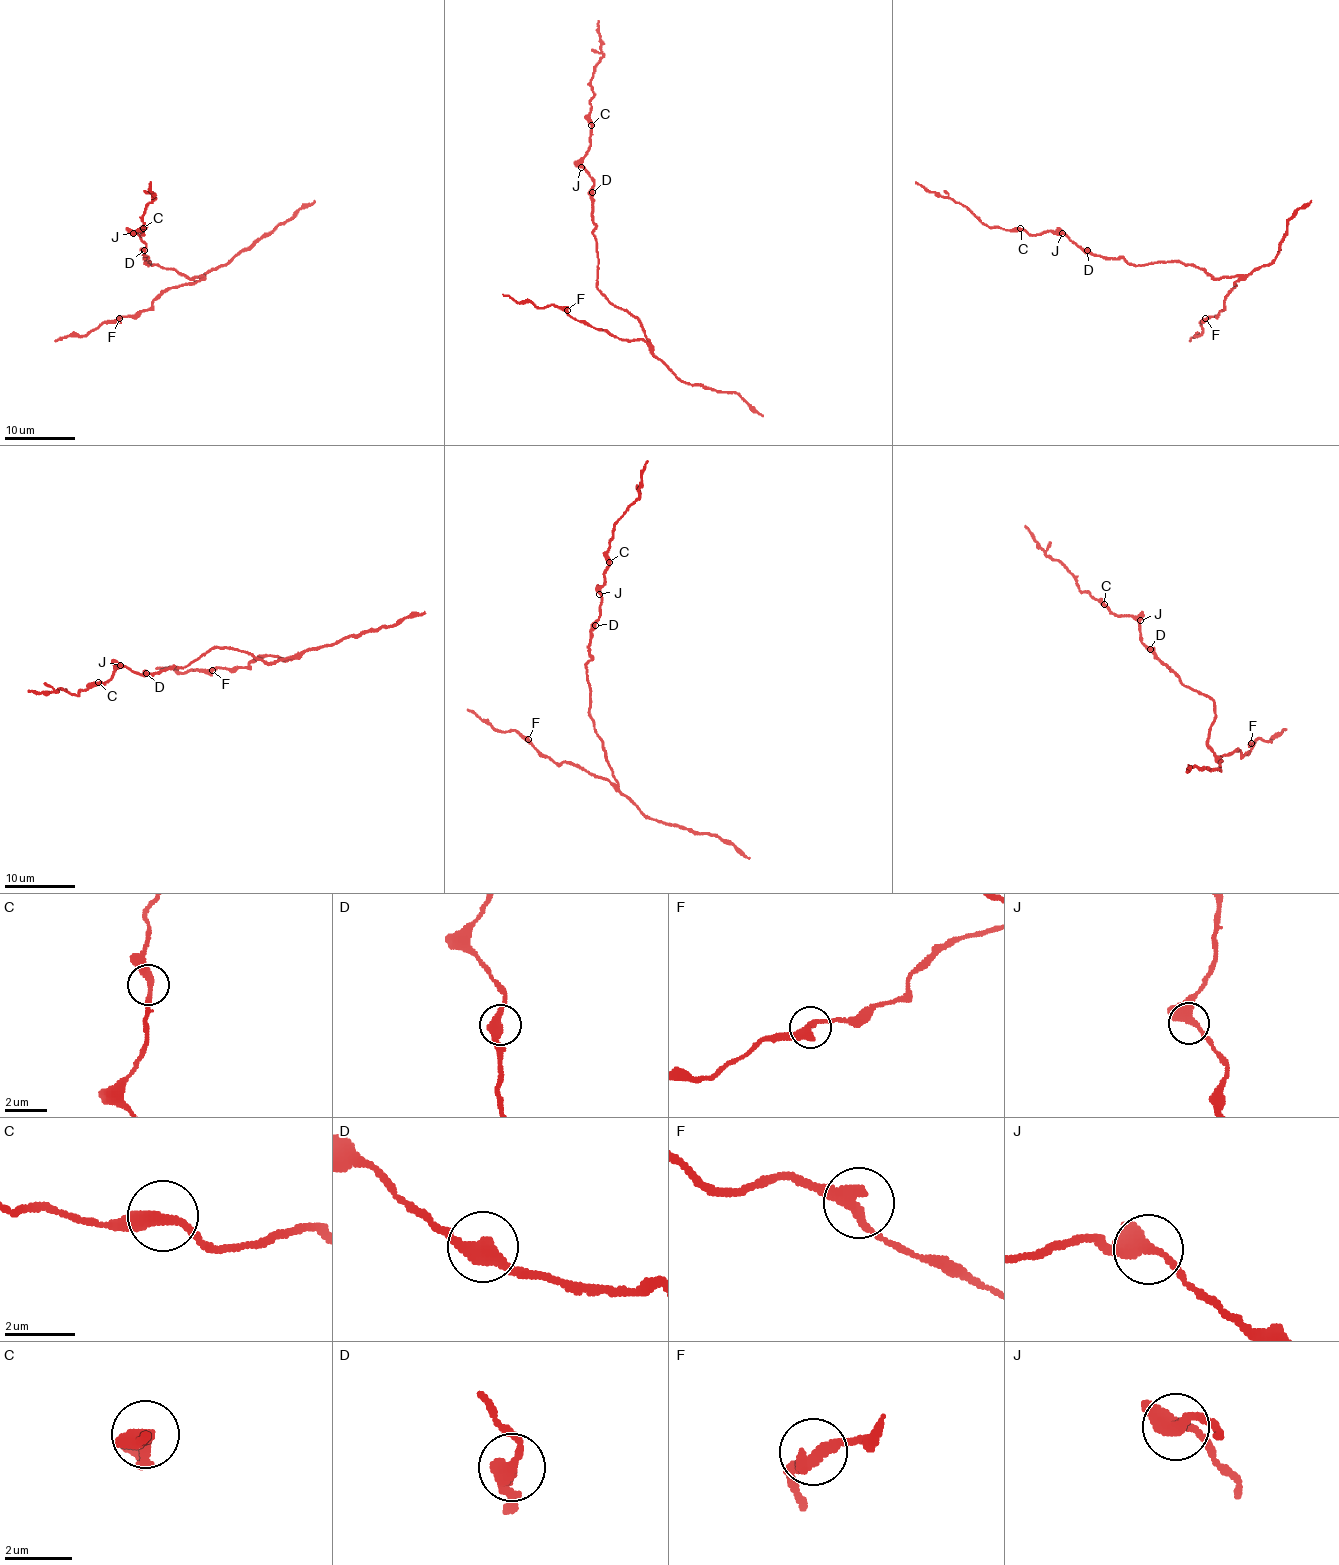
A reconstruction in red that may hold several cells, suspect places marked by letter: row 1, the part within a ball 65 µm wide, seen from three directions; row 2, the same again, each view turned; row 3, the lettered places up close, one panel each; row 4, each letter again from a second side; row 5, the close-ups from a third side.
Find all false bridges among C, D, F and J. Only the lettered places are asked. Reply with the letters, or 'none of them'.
none of them

